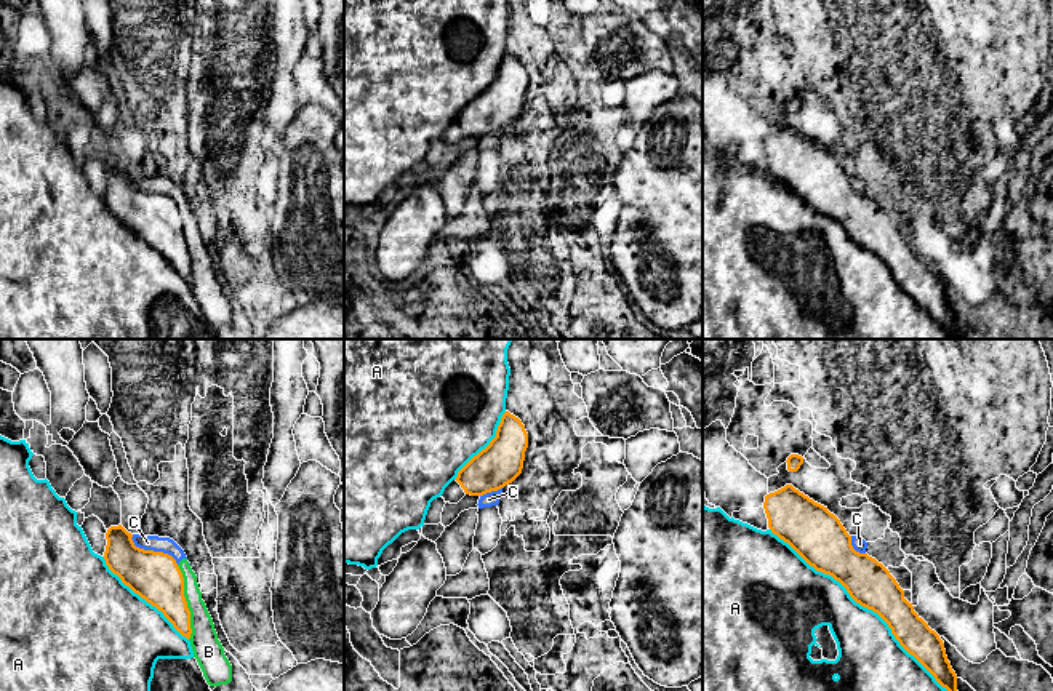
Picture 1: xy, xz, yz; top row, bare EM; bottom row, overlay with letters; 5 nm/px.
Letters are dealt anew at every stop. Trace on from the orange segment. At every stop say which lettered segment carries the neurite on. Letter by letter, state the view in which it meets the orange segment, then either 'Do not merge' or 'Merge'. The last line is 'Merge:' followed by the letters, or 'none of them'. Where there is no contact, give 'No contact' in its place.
A: Touches orange in yz. Do not merge
B: Touches orange in xy. Do not merge
C: Touches orange in xy. Do not merge
Merge: none of them

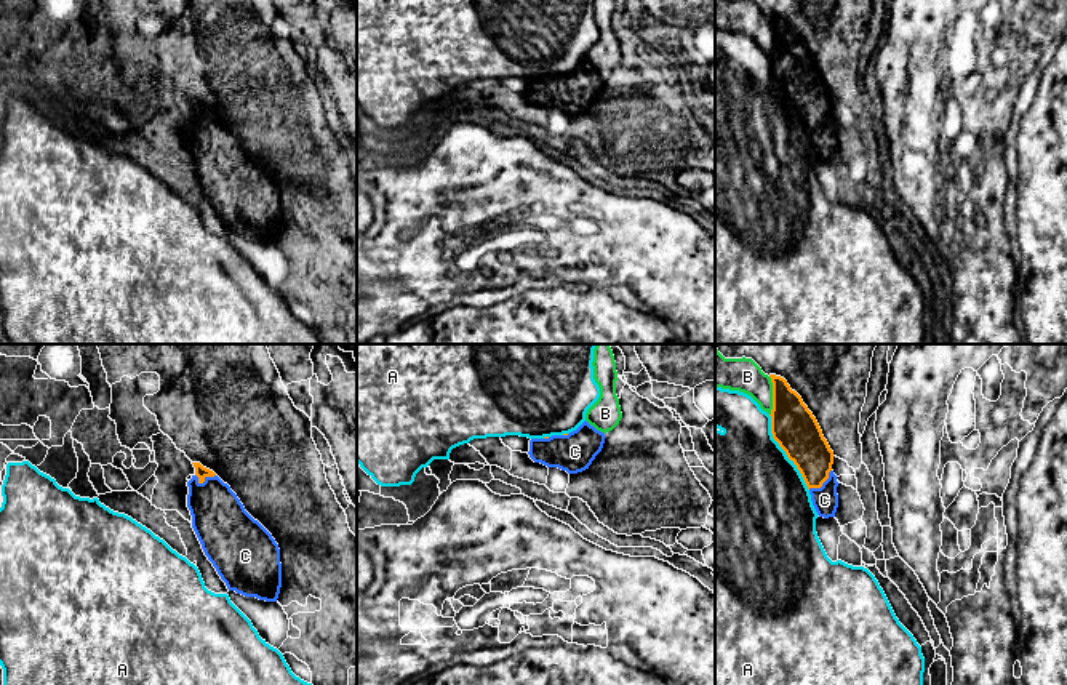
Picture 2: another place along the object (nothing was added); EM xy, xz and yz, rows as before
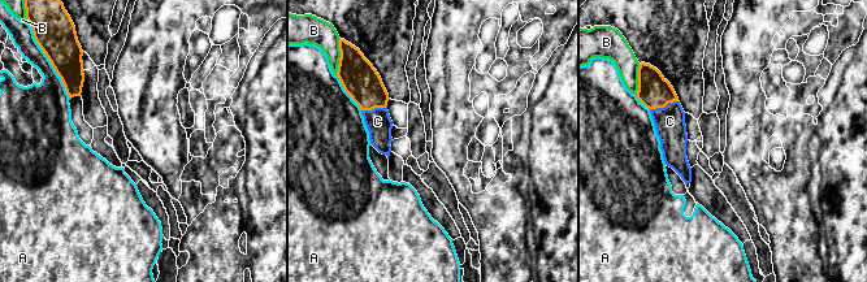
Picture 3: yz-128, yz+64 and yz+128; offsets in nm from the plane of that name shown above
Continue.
A: Touches orange in yz. Do not merge
B: Touches orange in yz. Do not merge
C: Touches orange in yz. Merge
Merge: C

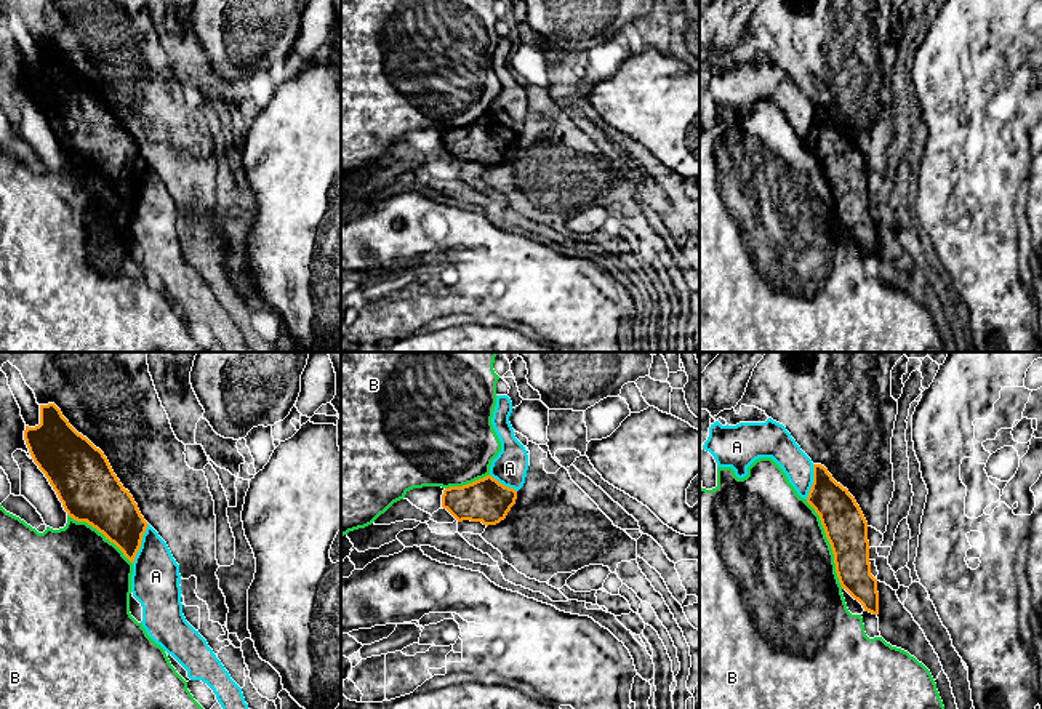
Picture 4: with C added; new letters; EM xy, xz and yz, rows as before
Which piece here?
A: Touches orange in xy. Do not merge
B: Touches orange in yz. Do not merge
Merge: none of them

